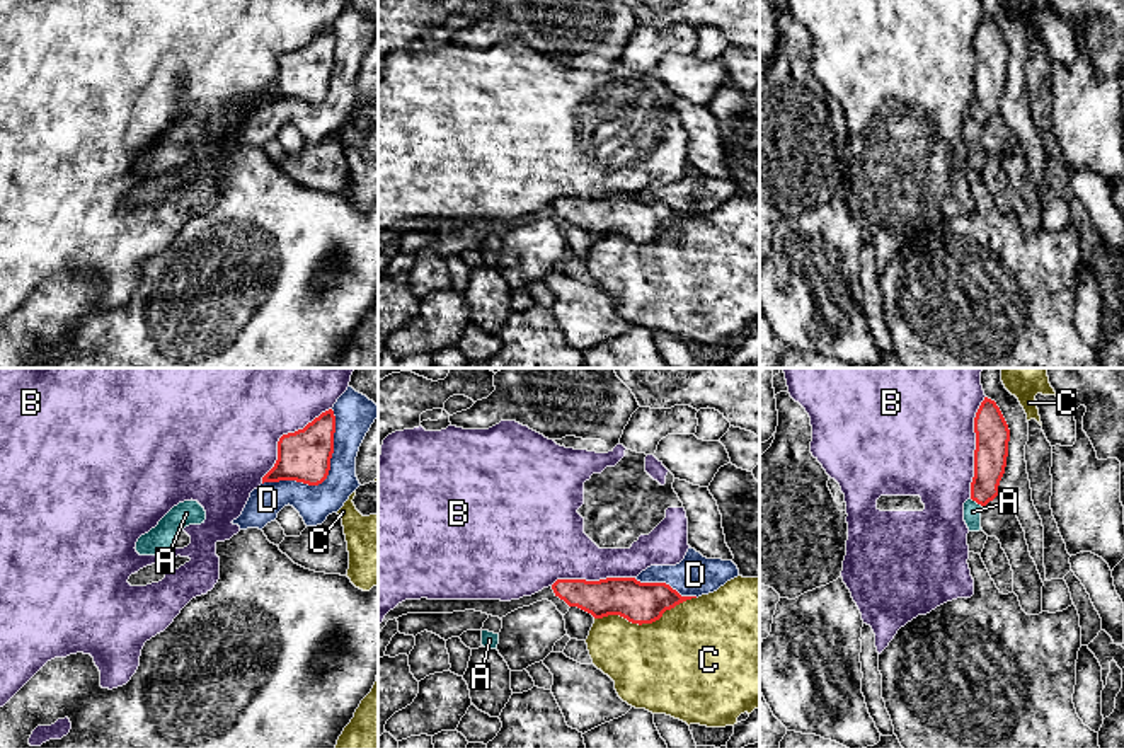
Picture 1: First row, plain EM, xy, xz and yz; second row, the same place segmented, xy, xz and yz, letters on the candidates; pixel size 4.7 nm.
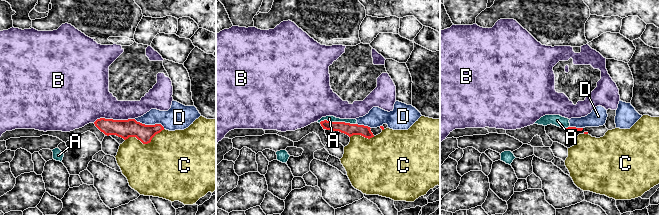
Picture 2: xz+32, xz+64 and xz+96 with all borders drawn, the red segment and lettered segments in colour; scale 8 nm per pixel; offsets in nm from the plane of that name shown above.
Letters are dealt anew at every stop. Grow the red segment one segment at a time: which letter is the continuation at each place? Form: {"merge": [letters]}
{"merge": []}

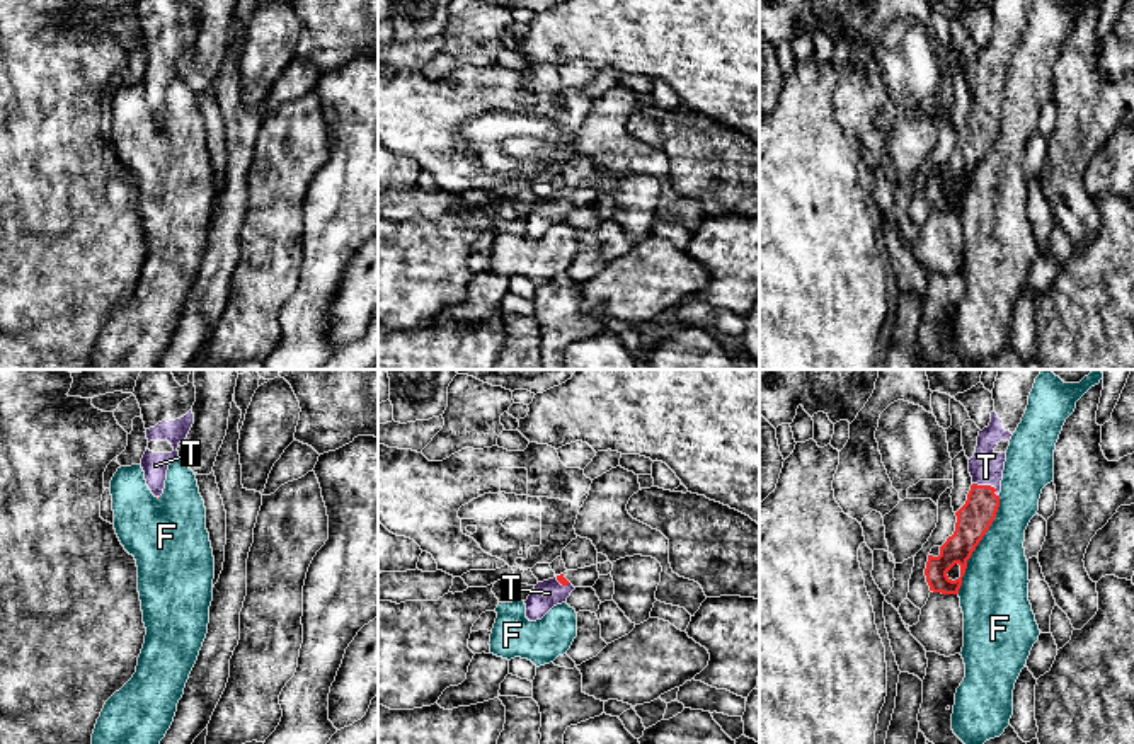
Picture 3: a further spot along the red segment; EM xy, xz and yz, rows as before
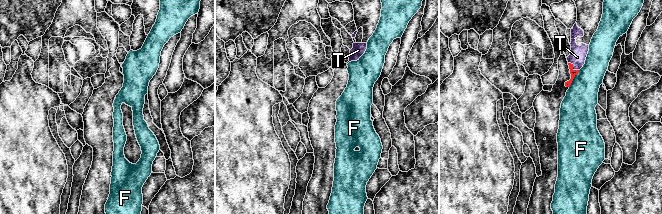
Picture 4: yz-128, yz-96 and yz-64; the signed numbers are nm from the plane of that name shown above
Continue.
{"merge": ["T"]}

